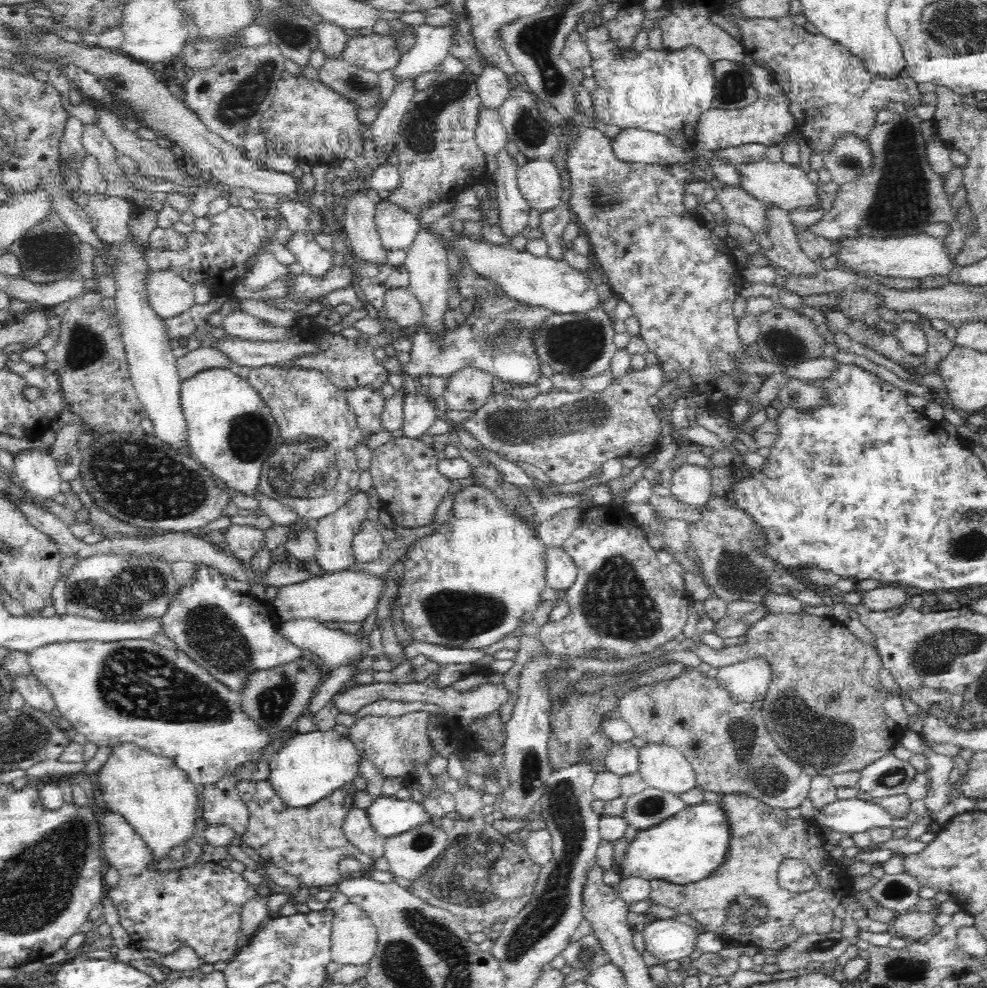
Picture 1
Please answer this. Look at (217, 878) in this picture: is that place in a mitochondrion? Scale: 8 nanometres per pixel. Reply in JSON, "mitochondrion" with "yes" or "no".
{"mitochondrion":"no"}

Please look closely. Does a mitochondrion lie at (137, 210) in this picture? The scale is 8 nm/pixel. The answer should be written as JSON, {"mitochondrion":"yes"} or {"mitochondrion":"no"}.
{"mitochondrion":"no"}

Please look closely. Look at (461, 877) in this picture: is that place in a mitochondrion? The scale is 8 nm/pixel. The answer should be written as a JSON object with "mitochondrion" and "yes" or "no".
{"mitochondrion":"yes"}

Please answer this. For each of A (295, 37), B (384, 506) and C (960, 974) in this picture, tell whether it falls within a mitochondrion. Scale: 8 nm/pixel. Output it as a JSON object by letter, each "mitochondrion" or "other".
{"A":"mitochondrion","B":"other","C":"other"}

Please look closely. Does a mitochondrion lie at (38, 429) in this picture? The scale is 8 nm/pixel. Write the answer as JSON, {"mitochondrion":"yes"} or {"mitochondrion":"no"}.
{"mitochondrion":"no"}

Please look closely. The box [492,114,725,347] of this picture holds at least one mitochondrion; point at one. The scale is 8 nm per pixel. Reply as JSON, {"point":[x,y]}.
{"point":[601,196]}

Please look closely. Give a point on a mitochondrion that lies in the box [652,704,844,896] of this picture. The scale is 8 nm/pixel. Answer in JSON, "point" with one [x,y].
{"point":[756,762]}

